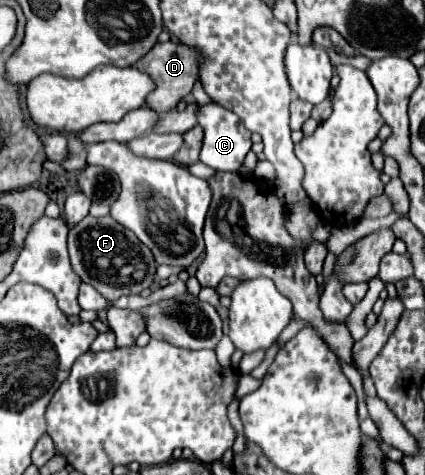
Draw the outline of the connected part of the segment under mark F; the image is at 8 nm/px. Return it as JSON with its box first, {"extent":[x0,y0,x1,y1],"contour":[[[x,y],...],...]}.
{"extent":[68,216,156,304],"contour":[[[86,216],[80,224],[72,226],[68,234],[68,250],[72,268],[80,280],[92,284],[110,304],[124,294],[140,294],[156,280],[156,262],[148,246],[110,216]]]}

